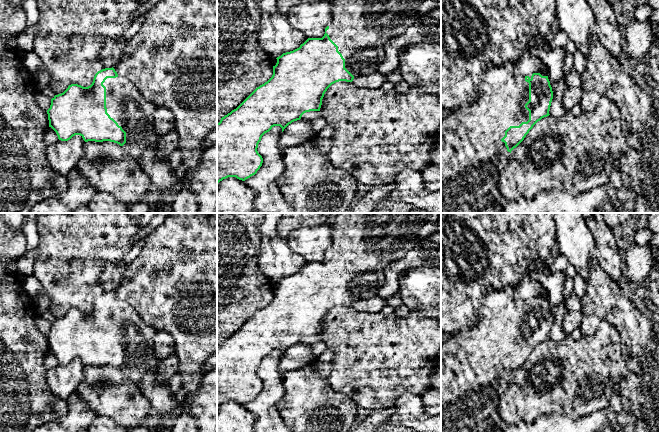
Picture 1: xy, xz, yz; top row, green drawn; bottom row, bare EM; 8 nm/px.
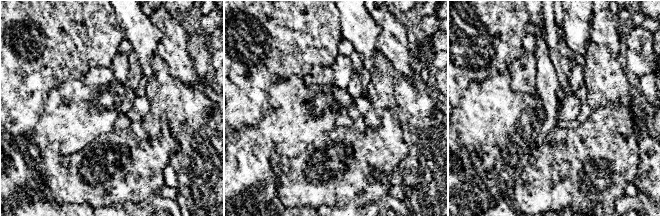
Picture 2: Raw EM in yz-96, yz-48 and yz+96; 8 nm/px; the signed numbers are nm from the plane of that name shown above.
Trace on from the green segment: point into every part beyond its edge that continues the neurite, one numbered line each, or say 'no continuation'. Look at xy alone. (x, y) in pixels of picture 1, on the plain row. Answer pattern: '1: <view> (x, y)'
1: xy (125, 328)

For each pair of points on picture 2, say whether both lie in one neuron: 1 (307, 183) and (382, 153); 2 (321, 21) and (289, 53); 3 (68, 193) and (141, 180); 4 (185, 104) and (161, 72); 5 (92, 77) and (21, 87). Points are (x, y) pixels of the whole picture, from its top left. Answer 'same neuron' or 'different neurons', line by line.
1: same neuron
2: same neuron
3: same neuron
4: same neuron
5: different neurons

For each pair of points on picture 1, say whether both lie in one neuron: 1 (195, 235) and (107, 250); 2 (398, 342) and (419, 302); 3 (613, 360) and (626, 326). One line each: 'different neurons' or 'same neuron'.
1: different neurons
2: different neurons
3: different neurons

